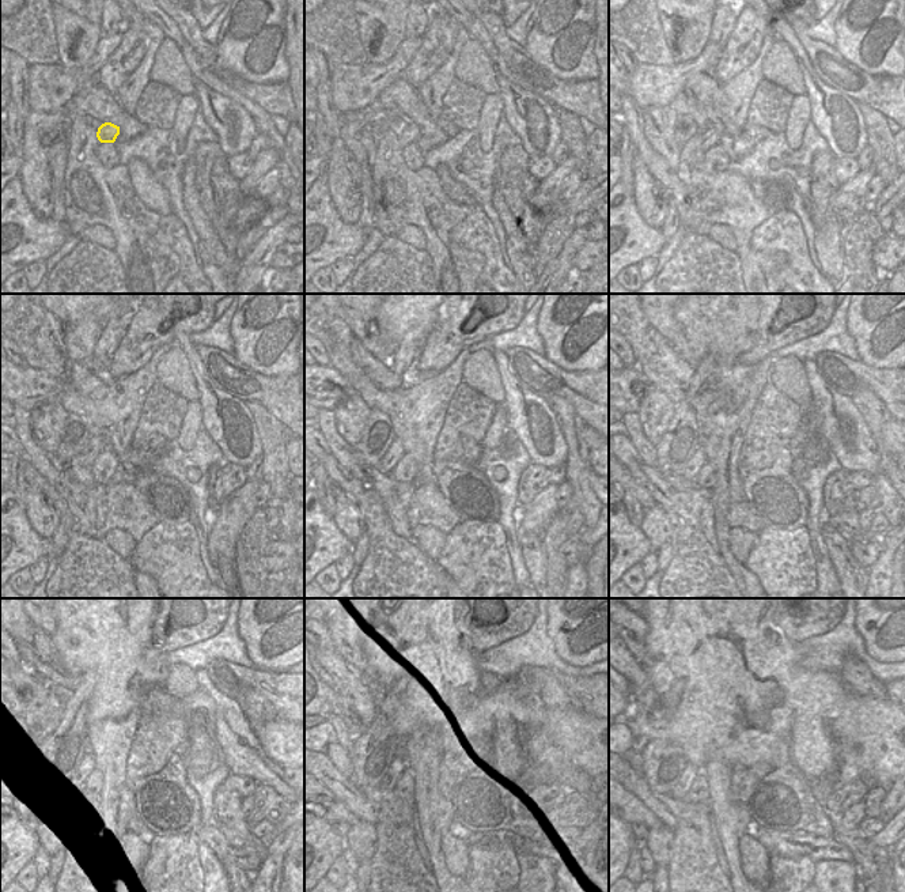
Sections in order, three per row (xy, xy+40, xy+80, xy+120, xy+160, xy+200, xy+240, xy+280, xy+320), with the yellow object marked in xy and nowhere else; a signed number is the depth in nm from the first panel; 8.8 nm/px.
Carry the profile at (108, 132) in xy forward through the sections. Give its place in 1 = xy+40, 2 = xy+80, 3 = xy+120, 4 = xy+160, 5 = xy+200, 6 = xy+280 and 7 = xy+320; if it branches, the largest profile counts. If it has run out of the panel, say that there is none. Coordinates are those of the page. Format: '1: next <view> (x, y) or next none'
1: next xy+40 (411, 132)
2: next xy+80 (711, 135)
3: next xy+120 (95, 445)
4: next xy+160 (396, 450)
5: next xy+200 (699, 458)
6: next xy+280 (398, 764)
7: next xy+320 (695, 773)

